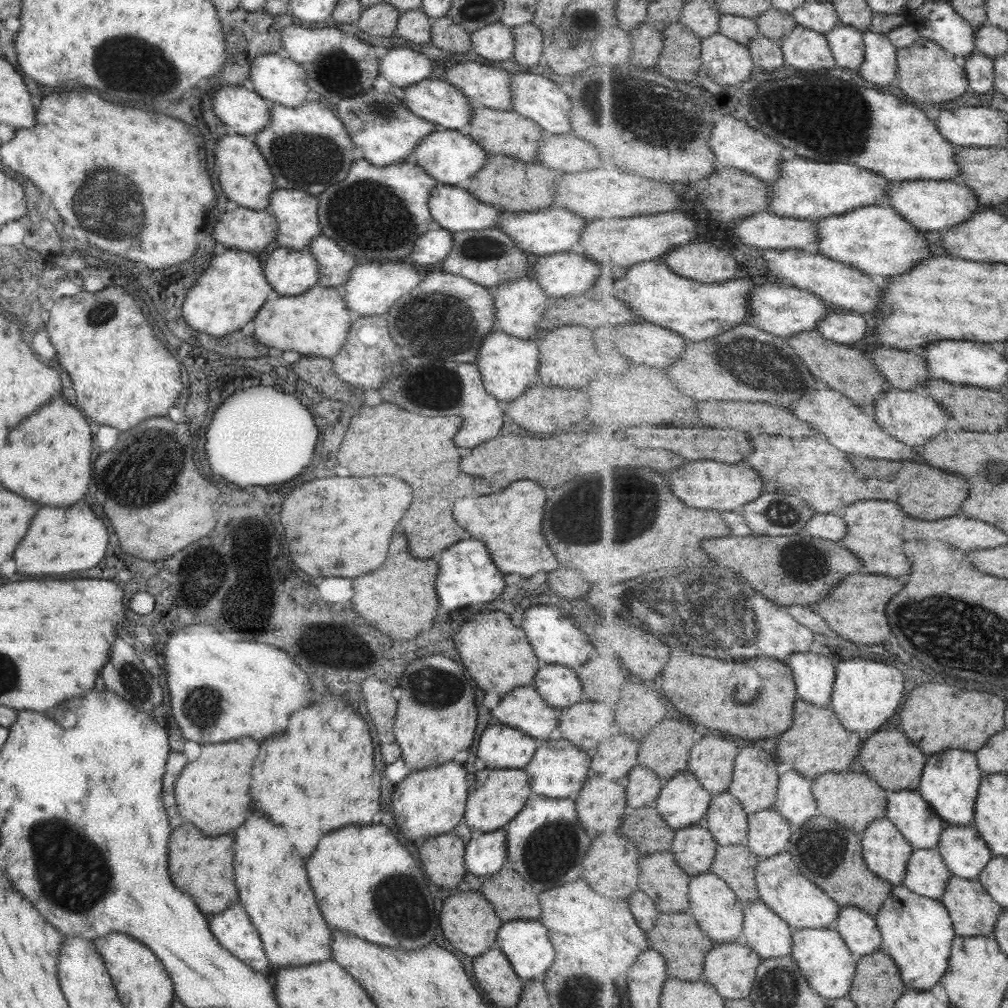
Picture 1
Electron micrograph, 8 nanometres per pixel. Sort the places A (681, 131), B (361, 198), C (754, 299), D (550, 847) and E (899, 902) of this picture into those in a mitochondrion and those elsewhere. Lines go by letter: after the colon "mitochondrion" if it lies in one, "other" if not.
A: mitochondrion
B: mitochondrion
C: other
D: mitochondrion
E: other

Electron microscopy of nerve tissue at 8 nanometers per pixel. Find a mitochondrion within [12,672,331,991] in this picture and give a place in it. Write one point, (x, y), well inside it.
(74, 875)

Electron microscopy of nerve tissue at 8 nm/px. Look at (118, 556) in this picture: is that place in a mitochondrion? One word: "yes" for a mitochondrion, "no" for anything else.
no

